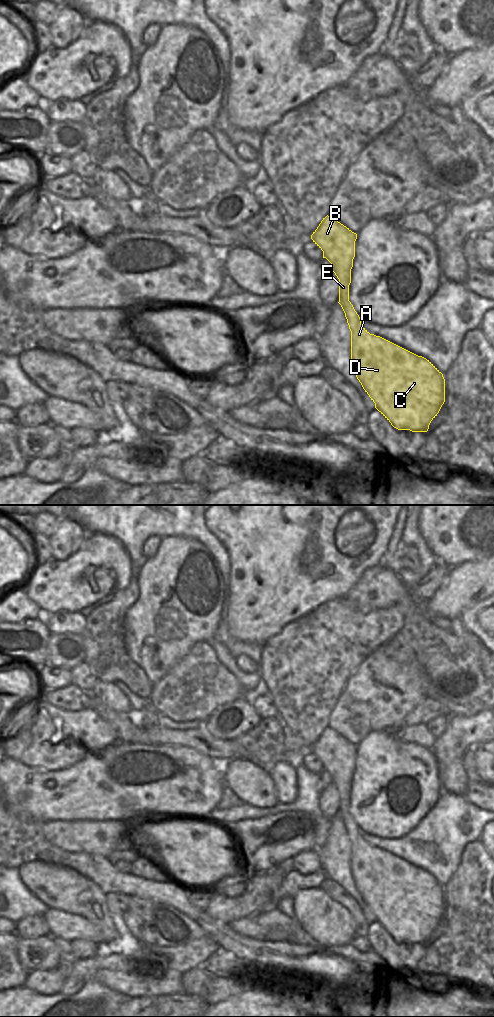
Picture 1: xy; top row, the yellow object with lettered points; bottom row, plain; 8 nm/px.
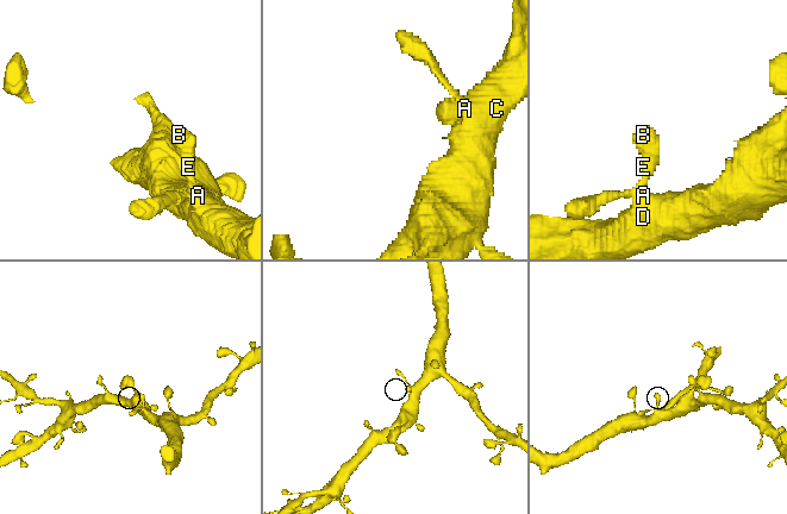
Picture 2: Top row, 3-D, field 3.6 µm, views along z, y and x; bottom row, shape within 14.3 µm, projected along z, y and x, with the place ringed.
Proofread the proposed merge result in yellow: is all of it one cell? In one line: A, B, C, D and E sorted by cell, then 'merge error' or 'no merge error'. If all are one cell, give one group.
A B C D E; no merge error

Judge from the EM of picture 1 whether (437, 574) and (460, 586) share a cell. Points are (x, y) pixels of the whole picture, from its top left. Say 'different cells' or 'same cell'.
different cells

